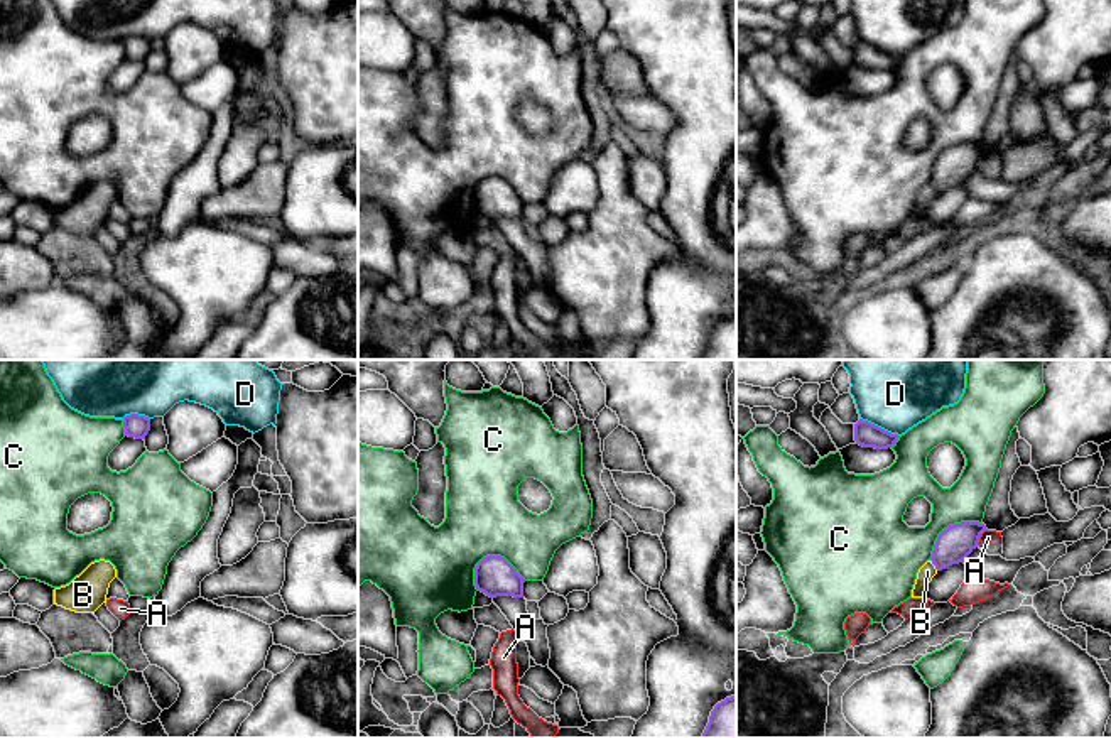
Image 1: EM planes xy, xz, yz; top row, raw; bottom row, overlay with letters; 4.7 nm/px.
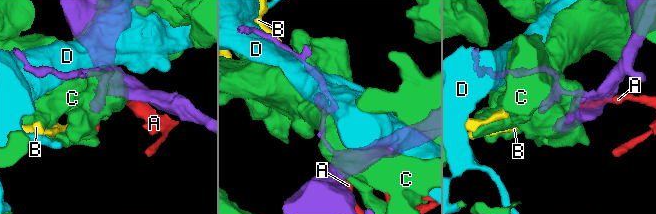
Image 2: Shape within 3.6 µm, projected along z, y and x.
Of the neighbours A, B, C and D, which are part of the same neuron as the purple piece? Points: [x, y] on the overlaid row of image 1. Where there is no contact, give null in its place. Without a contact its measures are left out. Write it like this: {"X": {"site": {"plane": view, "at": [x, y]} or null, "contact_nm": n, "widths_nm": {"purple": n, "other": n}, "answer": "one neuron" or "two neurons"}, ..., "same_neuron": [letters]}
{"A": {"site": {"plane": "yz", "at": [980, 536]}, "contact_nm": 90, "widths_nm": {"purple": 170, "other": 80}, "answer": "two neurons"}, "B": {"site": {"plane": "yz", "at": [932, 563]}, "contact_nm": 70, "widths_nm": {"purple": 170, "other": 80}, "answer": "two neurons"}, "C": {"site": {"plane": "xz", "at": [500, 556]}, "contact_nm": 260, "widths_nm": {"purple": 190, "other": 360}, "answer": "two neurons"}, "D": {"site": {"plane": "yz", "at": [880, 428]}, "contact_nm": 220, "widths_nm": {"purple": 120, "other": 460}, "answer": "two neurons"}, "same_neuron": []}

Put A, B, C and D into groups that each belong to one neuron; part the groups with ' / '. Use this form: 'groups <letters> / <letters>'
groups A / B / C / D

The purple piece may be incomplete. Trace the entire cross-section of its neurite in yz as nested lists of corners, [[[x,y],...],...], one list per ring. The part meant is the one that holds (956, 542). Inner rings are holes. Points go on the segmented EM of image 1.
[[[961,522],[944,529],[932,551],[932,564],[942,571],[952,564],[964,562],[964,559],[978,547],[981,534],[988,530],[979,522]]]

